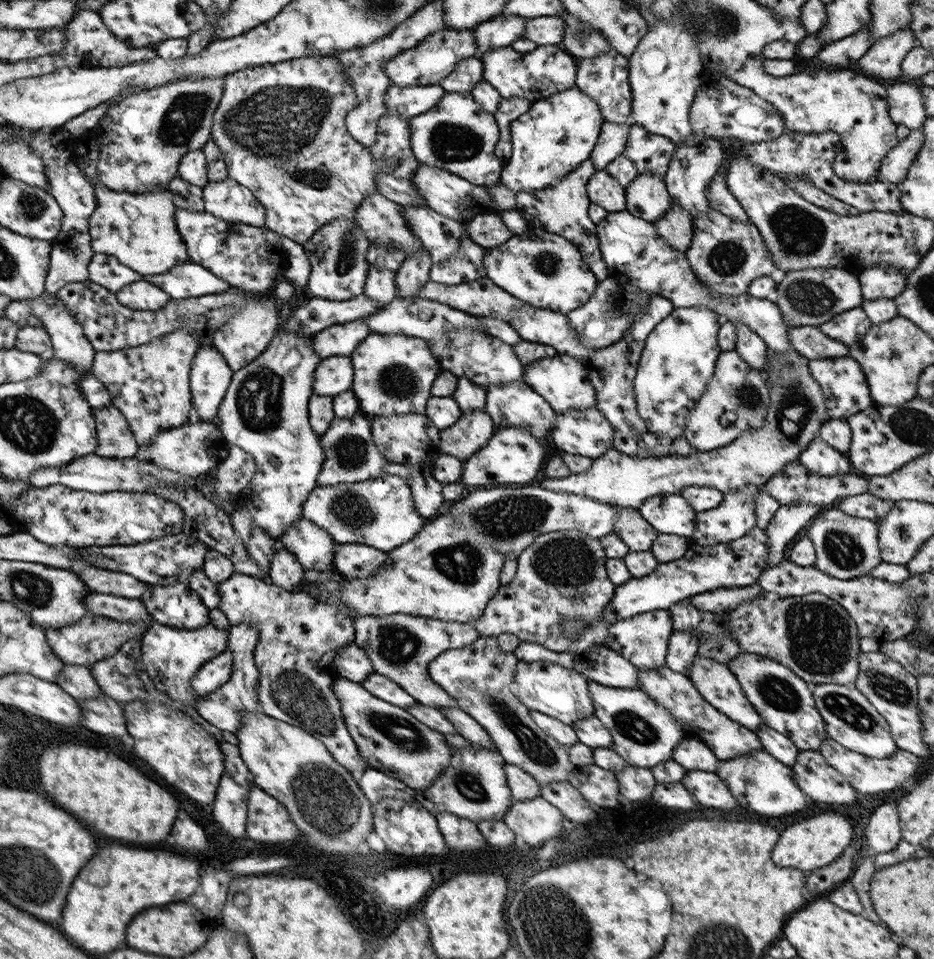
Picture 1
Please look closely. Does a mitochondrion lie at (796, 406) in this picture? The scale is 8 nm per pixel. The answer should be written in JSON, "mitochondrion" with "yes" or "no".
{"mitochondrion":"yes"}

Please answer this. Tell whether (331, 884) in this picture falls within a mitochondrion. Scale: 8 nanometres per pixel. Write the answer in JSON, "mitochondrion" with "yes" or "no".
{"mitochondrion":"no"}

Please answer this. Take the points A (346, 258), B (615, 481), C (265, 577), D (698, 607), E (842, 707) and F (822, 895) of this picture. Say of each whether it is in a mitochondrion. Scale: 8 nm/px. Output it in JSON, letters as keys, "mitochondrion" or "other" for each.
{"A":"mitochondrion","B":"other","C":"other","D":"other","E":"mitochondrion","F":"other"}

